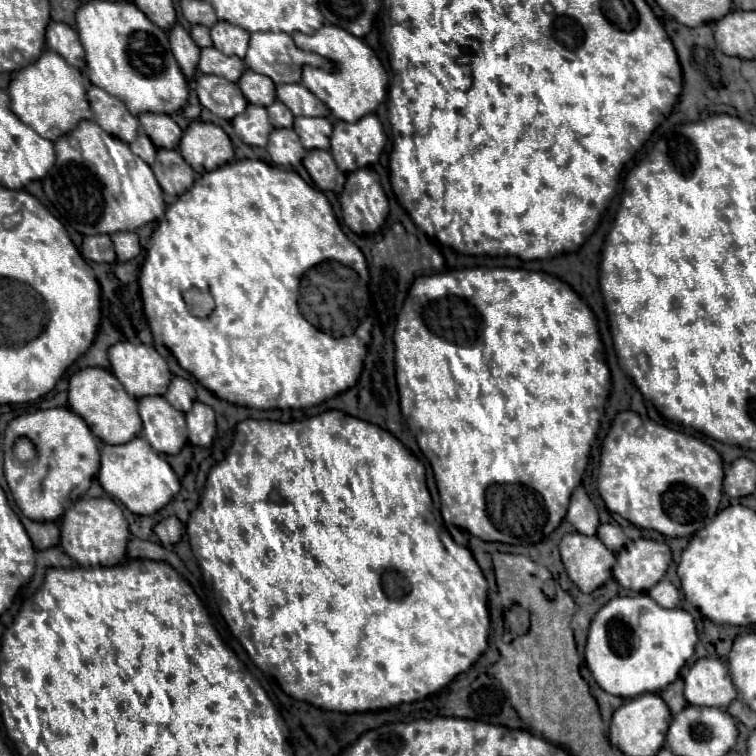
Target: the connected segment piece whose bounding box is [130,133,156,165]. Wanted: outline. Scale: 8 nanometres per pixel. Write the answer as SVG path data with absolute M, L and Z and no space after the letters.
M140 133L140 135L138 135L138 139L130 145L130 149L132 149L132 153L134 153L134 155L138 155L140 159L144 159L148 165L152 165L152 163L154 163L156 147L150 143L150 139L148 139L144 133Z

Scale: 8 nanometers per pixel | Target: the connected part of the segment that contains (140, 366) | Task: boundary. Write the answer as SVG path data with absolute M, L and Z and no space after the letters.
M120 341L110 347L108 357L112 373L132 397L140 399L166 393L172 373L152 345Z

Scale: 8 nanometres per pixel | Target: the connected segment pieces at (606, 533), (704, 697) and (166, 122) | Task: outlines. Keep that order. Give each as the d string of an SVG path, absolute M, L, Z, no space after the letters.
M604 523L604 525L600 525L596 537L598 537L614 555L616 555L616 553L624 547L624 543L626 543L626 535L624 535L622 527L620 527L620 525L614 525L614 523Z
M714 657L698 659L690 667L684 683L684 695L690 705L726 709L736 699L736 687L728 667Z
M142 113L140 125L144 133L152 139L152 143L158 149L176 149L182 137L182 129L174 123L170 115L158 115L158 113Z

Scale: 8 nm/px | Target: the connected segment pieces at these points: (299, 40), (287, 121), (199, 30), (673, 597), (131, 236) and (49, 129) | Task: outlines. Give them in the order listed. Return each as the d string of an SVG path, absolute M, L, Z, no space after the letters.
M324 25L314 35L294 33L292 37L300 49L314 51L338 65L338 71L332 73L314 67L304 67L302 71L302 85L326 103L334 119L354 123L364 115L374 113L376 107L384 102L388 91L388 71L382 67L374 51L364 43L364 39L354 39L354 35L350 35L348 31L338 31L338 27L330 25Z
M274 101L268 109L268 115L270 115L270 123L280 129L280 127L292 127L294 123L294 115L292 111L282 103L282 101Z
M194 25L192 31L190 31L192 39L196 41L198 47L210 47L212 45L212 39L210 39L210 29L208 27L202 27L202 25Z
M662 579L656 587L652 587L648 591L648 595L660 605L660 607L666 607L666 609L676 609L680 605L680 593L678 589L668 581L668 579Z
M118 231L110 237L112 237L114 249L116 249L118 263L126 263L140 253L140 241L138 241L138 235L134 231L124 231L124 233Z
M46 49L36 63L14 73L8 93L12 99L12 111L48 141L56 141L66 135L66 131L72 131L82 119L92 119L92 111L86 101L84 75L50 49Z

